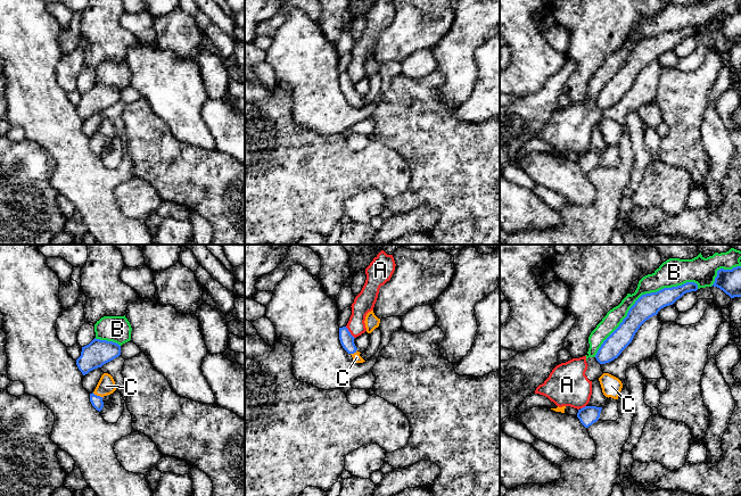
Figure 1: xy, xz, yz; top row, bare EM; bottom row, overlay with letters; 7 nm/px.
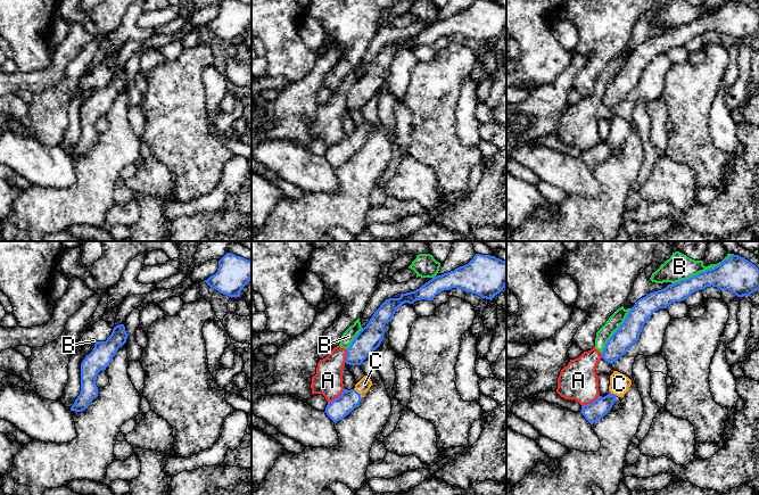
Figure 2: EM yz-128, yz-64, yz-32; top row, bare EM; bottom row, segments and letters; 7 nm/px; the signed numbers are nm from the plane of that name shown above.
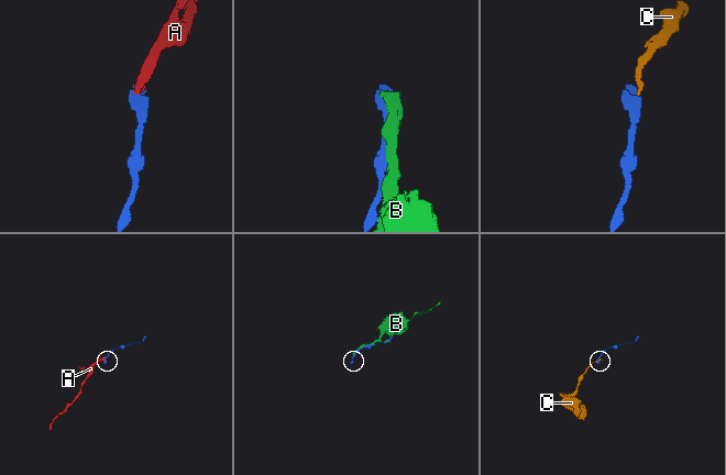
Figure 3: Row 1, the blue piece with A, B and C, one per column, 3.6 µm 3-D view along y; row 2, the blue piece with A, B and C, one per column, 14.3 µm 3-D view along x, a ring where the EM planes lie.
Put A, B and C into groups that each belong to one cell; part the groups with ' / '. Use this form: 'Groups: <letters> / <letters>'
Groups: A B / C

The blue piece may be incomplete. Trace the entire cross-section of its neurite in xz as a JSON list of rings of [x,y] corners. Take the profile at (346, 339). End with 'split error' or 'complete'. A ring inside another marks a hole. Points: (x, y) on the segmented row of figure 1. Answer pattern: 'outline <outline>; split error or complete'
outline [[[346,326],[339,328],[339,340],[343,348],[352,355],[354,363],[363,363],[365,361],[360,356],[361,353],[357,350],[354,339]]]; split error

